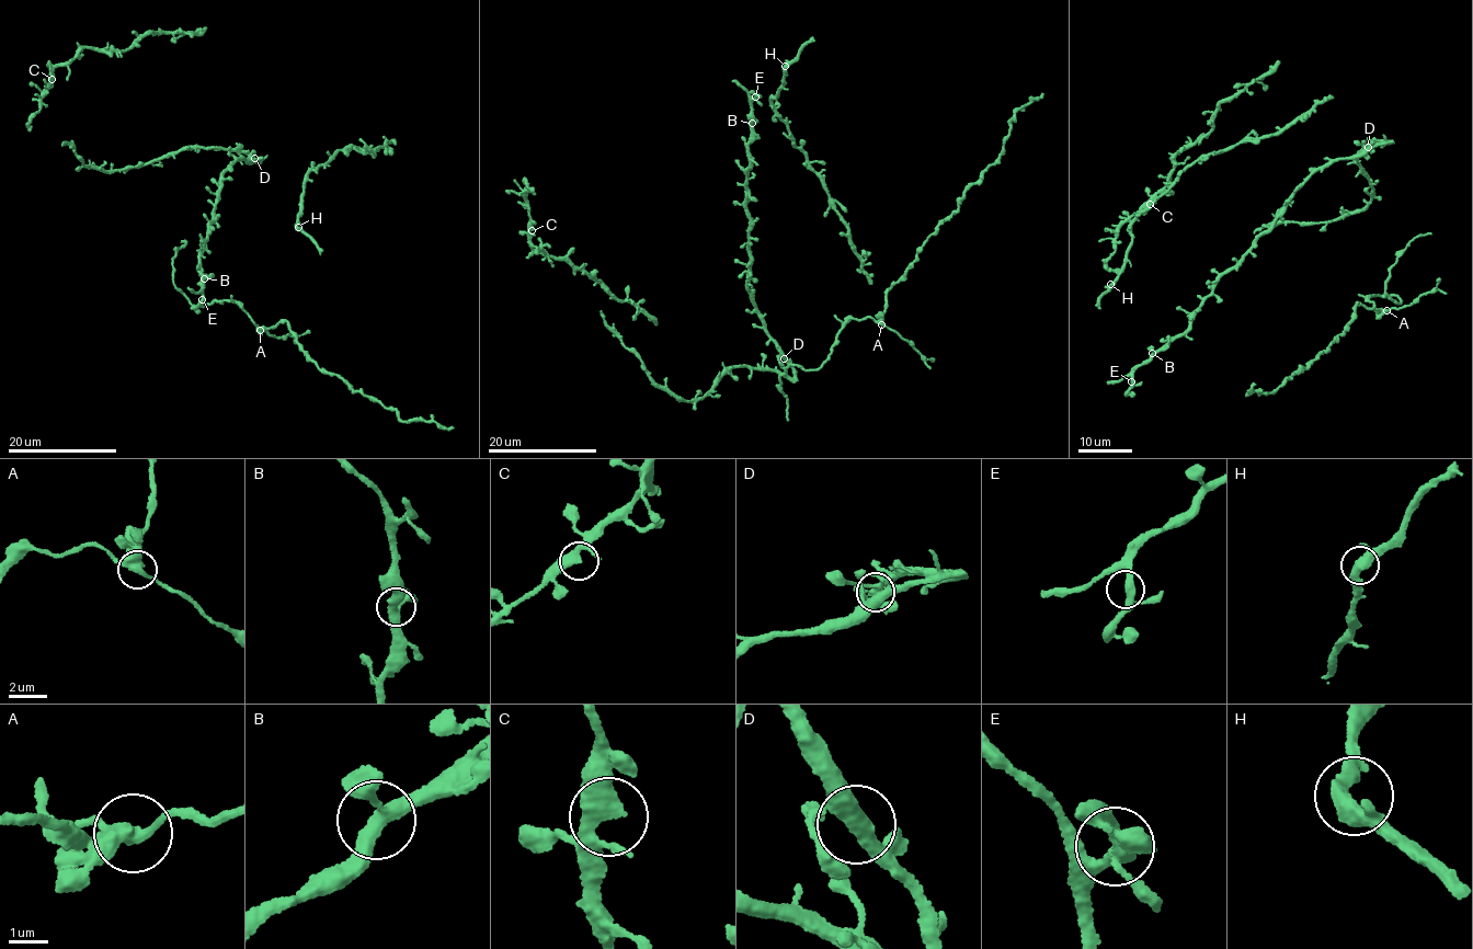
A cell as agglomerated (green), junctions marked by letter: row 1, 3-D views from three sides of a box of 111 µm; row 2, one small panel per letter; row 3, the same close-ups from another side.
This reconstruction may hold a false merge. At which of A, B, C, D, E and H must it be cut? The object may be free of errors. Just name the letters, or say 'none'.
A

